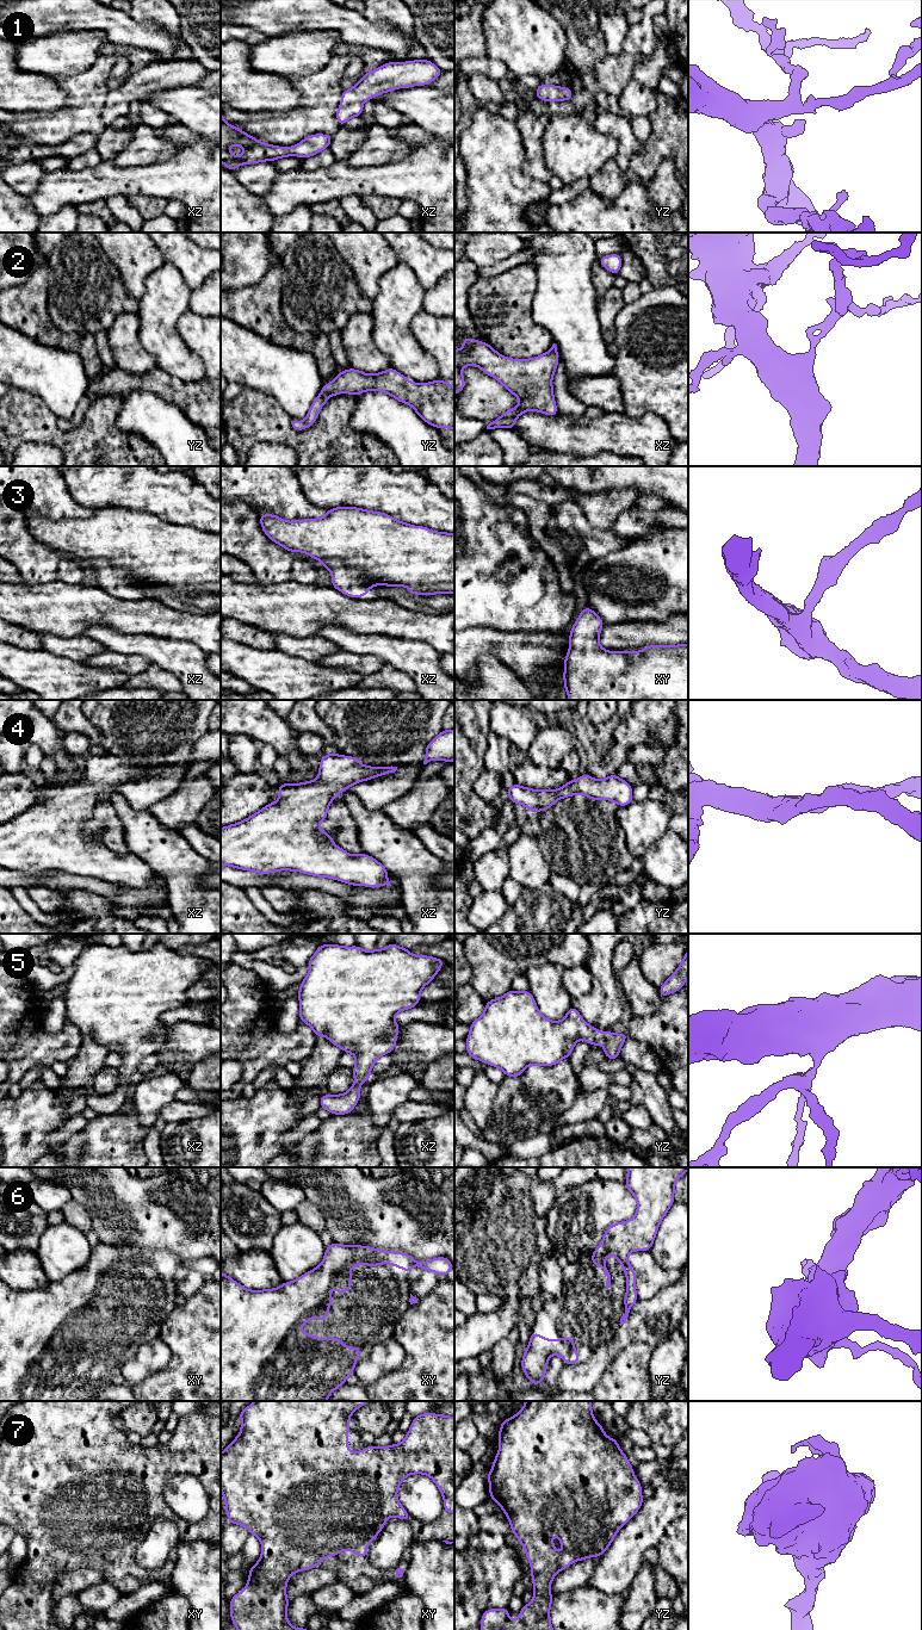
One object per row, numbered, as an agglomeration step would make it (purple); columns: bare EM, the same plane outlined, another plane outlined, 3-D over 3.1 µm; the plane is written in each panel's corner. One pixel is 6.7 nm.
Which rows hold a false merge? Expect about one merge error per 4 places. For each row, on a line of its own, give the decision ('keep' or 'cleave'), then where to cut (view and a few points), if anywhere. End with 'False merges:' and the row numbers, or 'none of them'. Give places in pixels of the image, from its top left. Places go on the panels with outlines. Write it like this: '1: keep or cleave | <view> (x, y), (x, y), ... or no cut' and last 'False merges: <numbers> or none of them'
1: keep | no cut
2: keep | no cut
3: keep | no cut
4: keep | no cut
5: keep | no cut
6: keep | no cut
7: keep | no cut
False merges: none of them

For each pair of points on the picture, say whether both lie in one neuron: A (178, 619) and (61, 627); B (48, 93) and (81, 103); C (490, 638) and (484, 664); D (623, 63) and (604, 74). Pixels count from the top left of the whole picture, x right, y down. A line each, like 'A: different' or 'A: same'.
A: same
B: different
C: different
D: same

